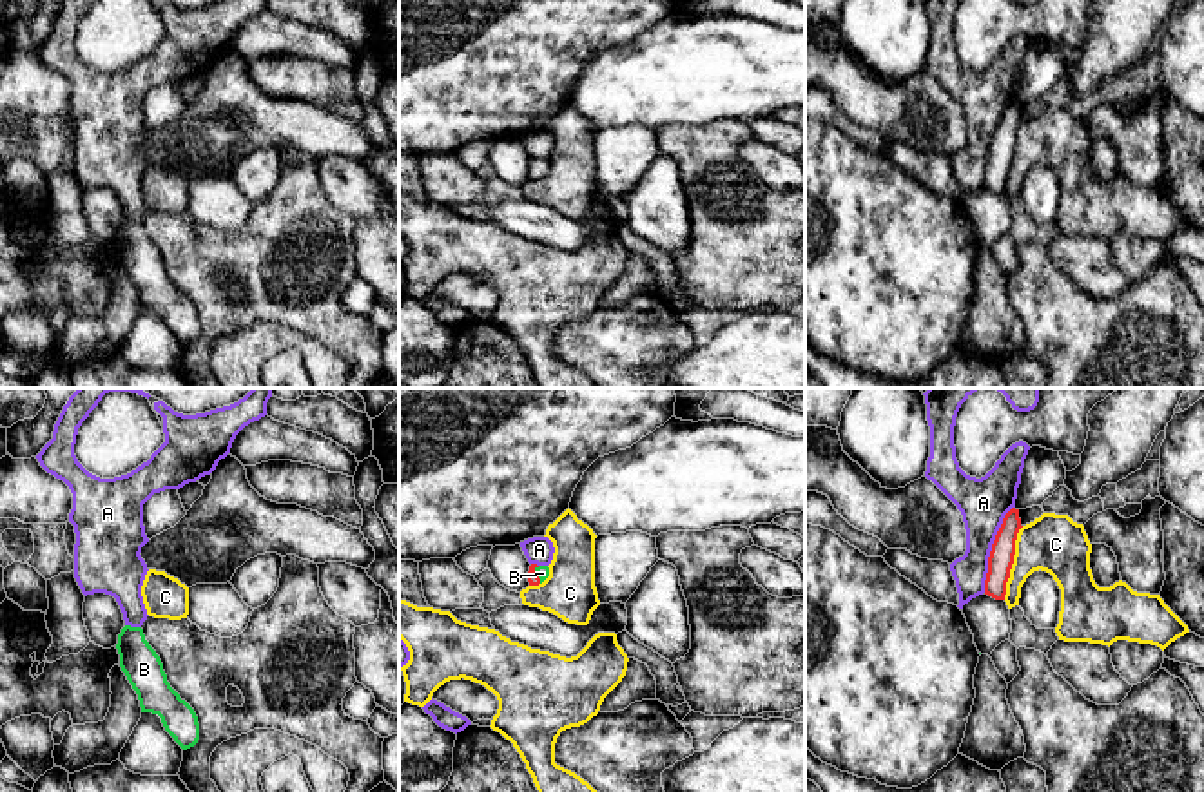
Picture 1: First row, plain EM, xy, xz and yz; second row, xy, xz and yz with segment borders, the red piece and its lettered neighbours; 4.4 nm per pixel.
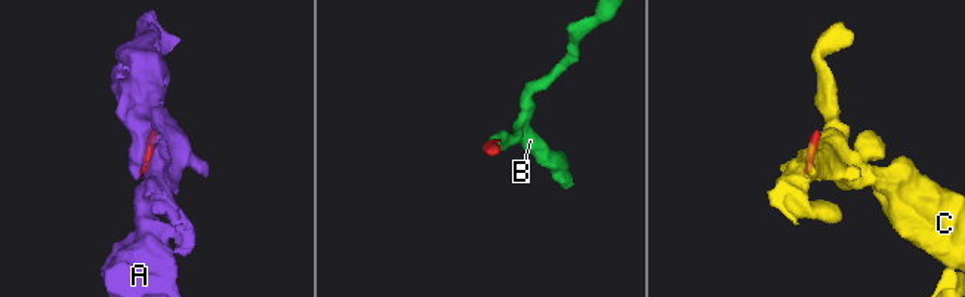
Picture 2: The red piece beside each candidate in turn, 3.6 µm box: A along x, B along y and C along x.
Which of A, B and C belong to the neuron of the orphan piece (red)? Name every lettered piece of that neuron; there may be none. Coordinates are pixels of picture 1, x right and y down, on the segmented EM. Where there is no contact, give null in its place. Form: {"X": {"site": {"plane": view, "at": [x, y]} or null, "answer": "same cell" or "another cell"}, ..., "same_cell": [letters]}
{"A": {"site": {"plane": "yz", "at": [992, 550]}, "answer": "another cell"}, "B": {"site": {"plane": "xz", "at": [537, 575]}, "answer": "same cell"}, "C": {"site": {"plane": "yz", "at": [1012, 562]}, "answer": "another cell"}, "same_cell": ["B"]}

